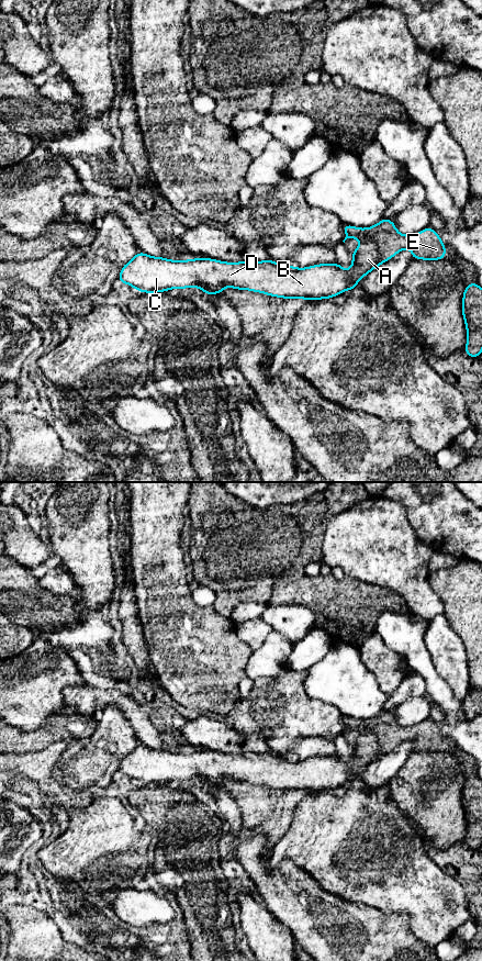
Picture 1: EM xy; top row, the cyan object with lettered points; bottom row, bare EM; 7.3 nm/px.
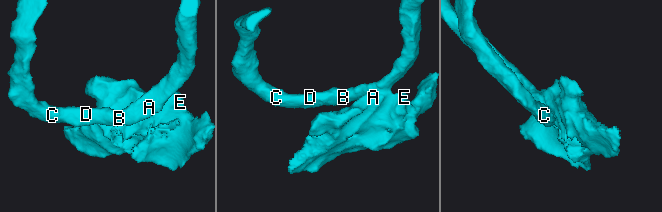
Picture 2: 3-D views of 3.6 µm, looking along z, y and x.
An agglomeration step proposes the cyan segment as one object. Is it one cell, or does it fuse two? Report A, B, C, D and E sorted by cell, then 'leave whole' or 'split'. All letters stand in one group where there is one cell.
A B C D / E; split

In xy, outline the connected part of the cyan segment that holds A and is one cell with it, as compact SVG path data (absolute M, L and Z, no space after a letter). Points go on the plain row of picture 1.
M369 730L359 735L348 762L337 753L296 760L269 751L239 755L212 750L171 752L139 744L121 760L119 773L145 785L199 780L213 787L231 779L305 793L332 791L346 782L356 782L358 773L380 757L377 736Z

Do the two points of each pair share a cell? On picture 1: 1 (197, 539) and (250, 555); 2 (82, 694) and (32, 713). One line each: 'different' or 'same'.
1: same
2: different

